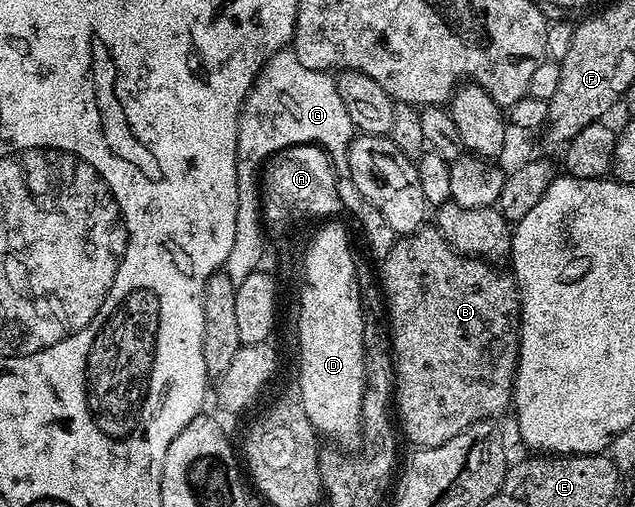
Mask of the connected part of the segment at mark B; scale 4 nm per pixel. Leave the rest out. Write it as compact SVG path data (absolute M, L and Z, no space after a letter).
M424 225L409 235L396 238L393 249L389 249L389 253L381 260L381 267L383 267L381 290L385 300L385 319L389 324L391 336L391 359L395 362L393 407L397 412L397 423L401 428L401 435L404 435L409 442L415 443L411 445L416 448L445 445L449 437L457 437L457 433L461 433L469 425L494 420L496 418L494 415L501 414L506 407L508 410L513 403L515 370L519 364L519 324L521 322L519 284L516 283L514 274L507 269L498 271L495 268L498 266L494 262L476 259L456 251L450 241L434 225Z

